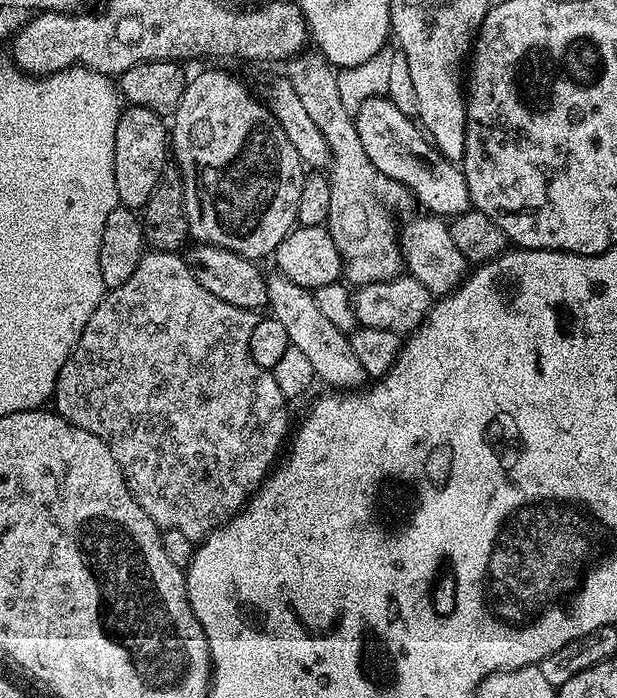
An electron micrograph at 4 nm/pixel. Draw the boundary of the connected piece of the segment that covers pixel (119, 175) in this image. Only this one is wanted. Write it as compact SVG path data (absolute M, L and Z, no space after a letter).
M128 106L118 118L118 130L114 138L114 186L118 190L120 204L125 208L143 210L158 178L162 178L170 164L170 128L165 117L154 110Z

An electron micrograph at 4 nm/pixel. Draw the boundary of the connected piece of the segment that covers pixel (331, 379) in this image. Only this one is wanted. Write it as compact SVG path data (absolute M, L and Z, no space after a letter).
M279 274L269 275L268 303L272 308L271 315L290 334L290 345L302 350L309 359L315 375L326 383L333 384L336 390L356 390L369 379L366 370L362 370L362 362L358 362L358 354L354 354L349 333L343 332L326 318L315 302L313 293L307 288L290 282L290 278Z

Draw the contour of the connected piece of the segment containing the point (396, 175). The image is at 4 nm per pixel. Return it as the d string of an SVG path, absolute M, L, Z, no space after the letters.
M406 114L400 115L400 136L388 140L388 164L384 164L382 174L400 181L415 199L417 196L428 207L425 209L429 213L451 218L469 211L468 187L463 171L453 161L447 160Z

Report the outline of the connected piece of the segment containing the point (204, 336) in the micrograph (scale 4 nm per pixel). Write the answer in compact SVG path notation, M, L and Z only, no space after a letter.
M148 250L138 262L138 270L134 270L134 274L130 274L130 278L122 282L122 286L111 289L101 300L90 322L86 322L86 330L82 330L78 346L74 346L66 366L62 366L58 374L54 411L64 420L102 438L102 442L110 446L110 454L114 454L118 466L124 470L124 481L128 483L128 489L140 508L146 510L146 514L150 514L150 518L161 529L182 530L182 534L186 534L194 542L209 536L231 516L240 513L240 509L247 504L252 493L263 484L264 477L269 475L270 469L277 463L278 456L275 456L275 452L279 450L284 435L285 440L289 435L288 420L284 417L286 399L278 388L273 373L268 370L240 372L240 360L248 360L250 333L253 332L257 319L257 313L253 309L230 306L230 302L222 302L218 294L210 294L210 290L206 290L206 286L202 286L202 282L194 278L190 266L180 252Z

